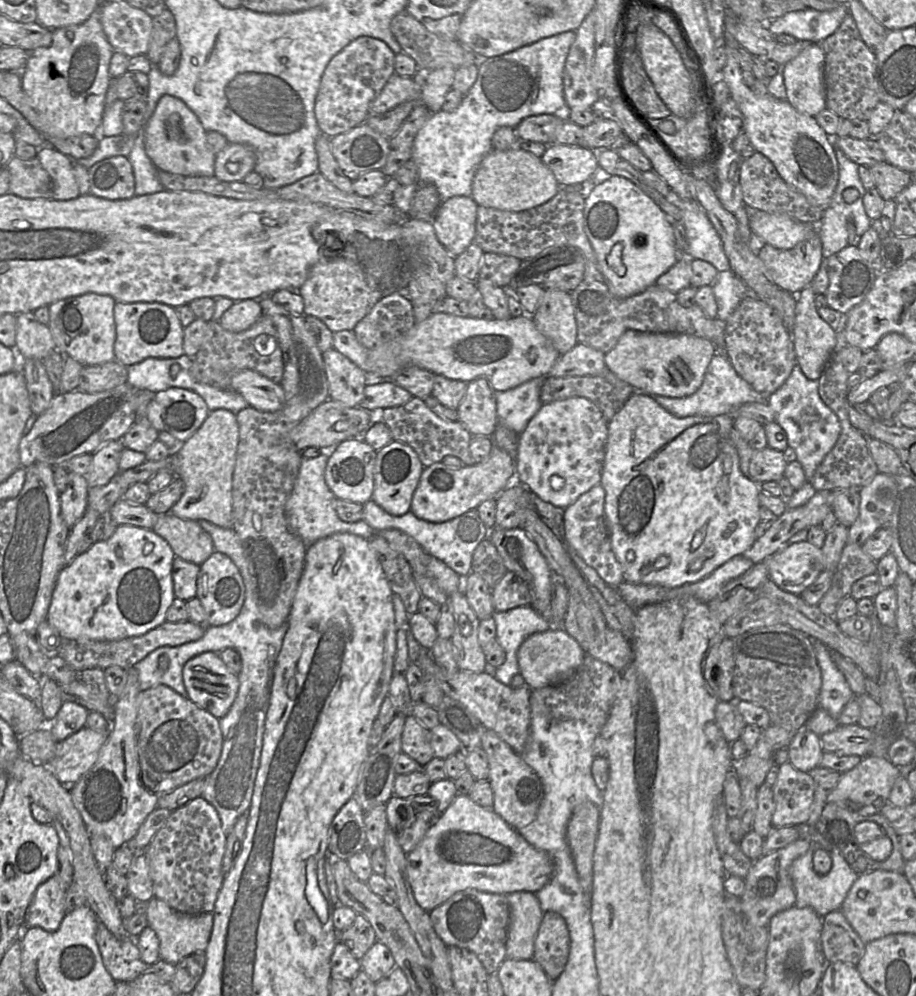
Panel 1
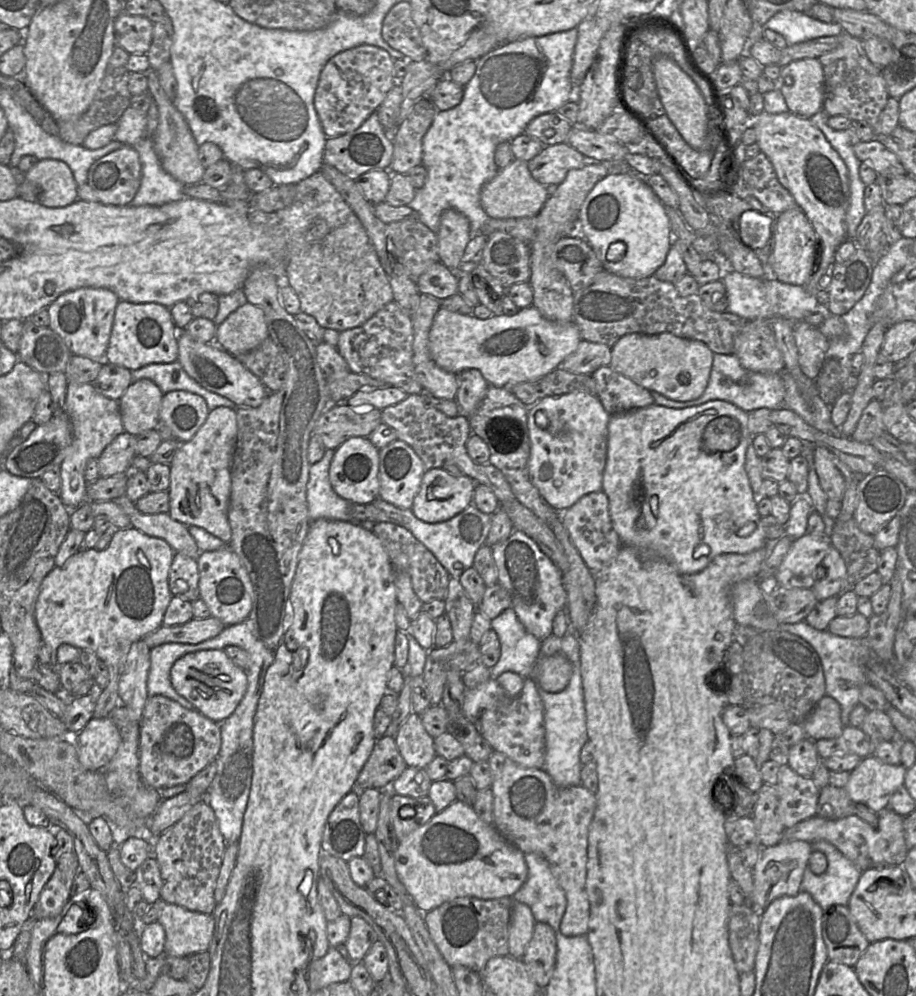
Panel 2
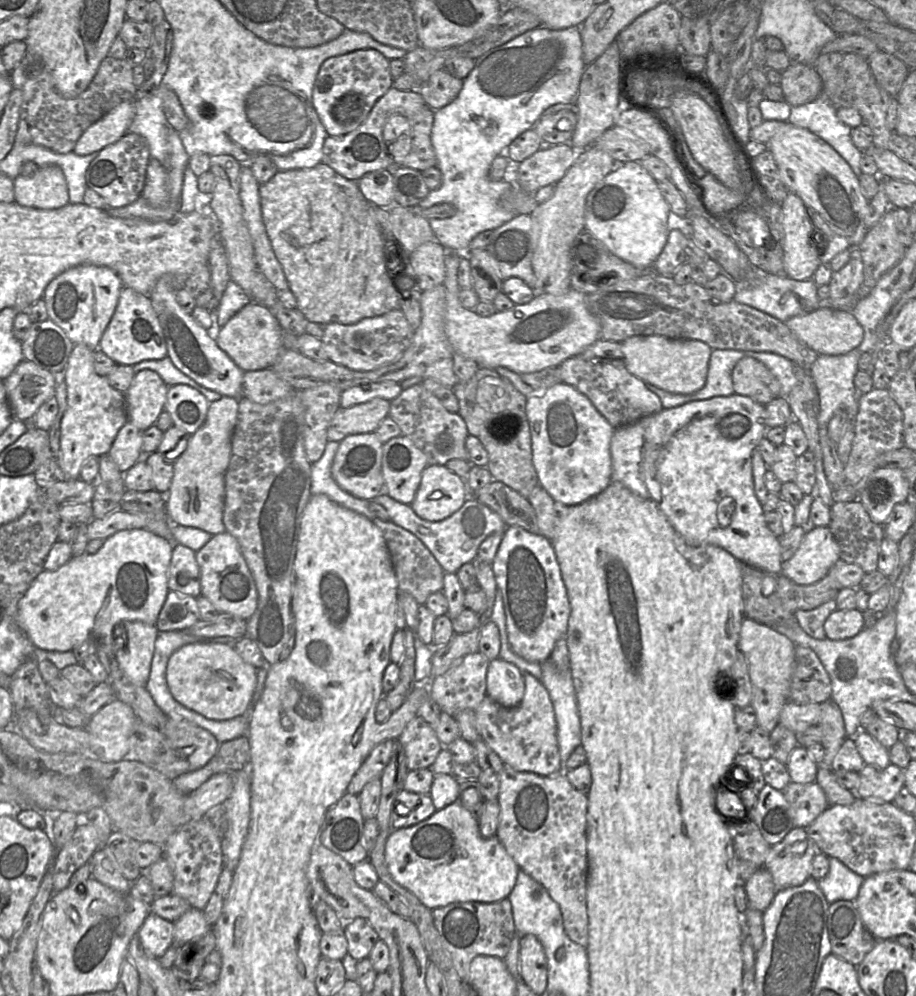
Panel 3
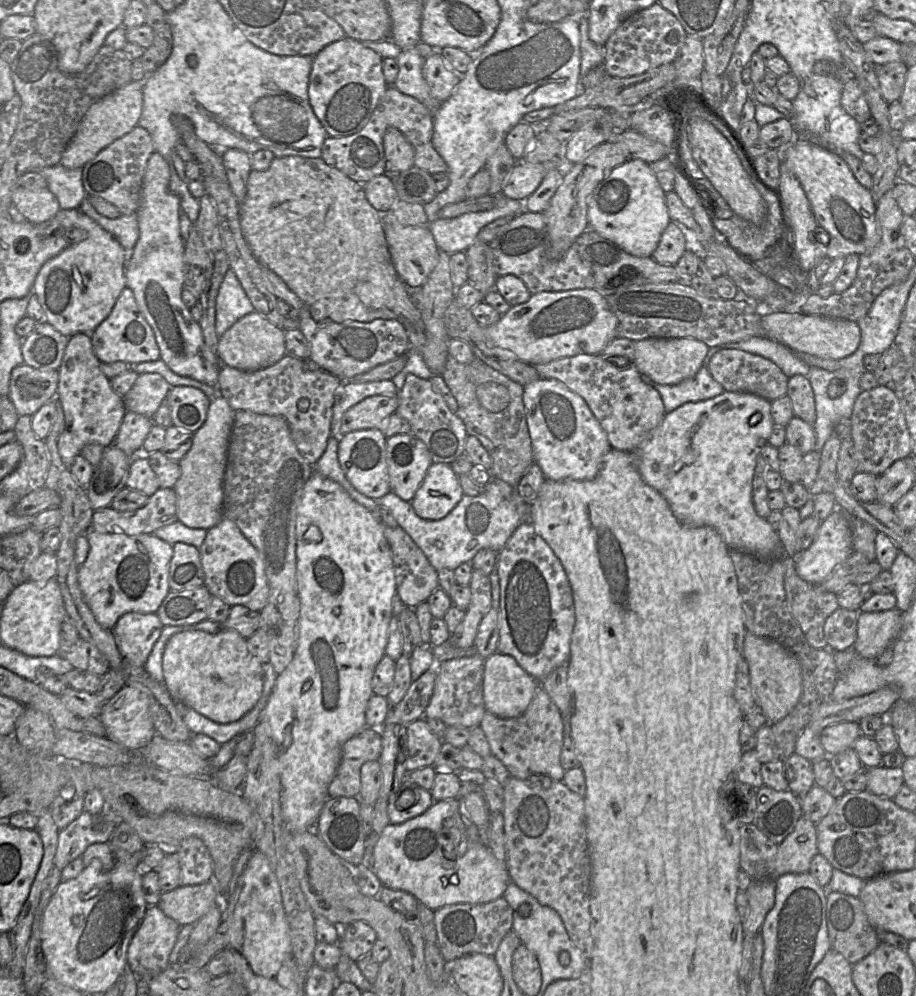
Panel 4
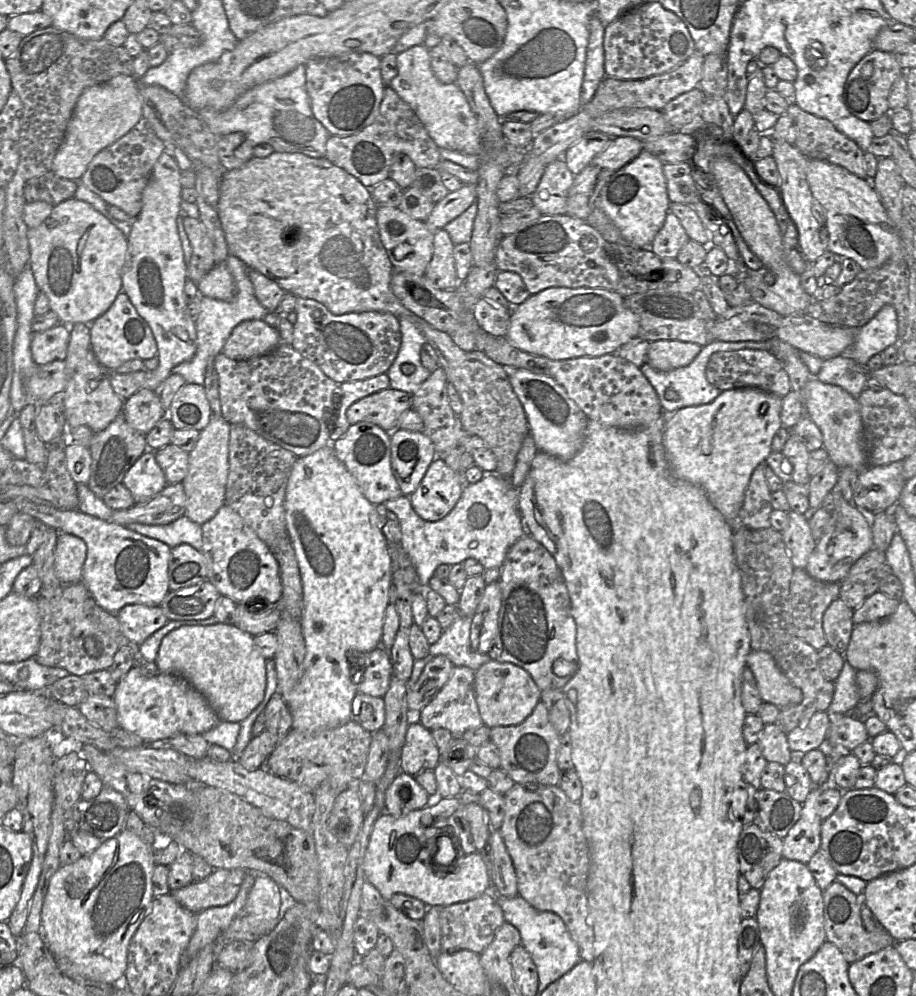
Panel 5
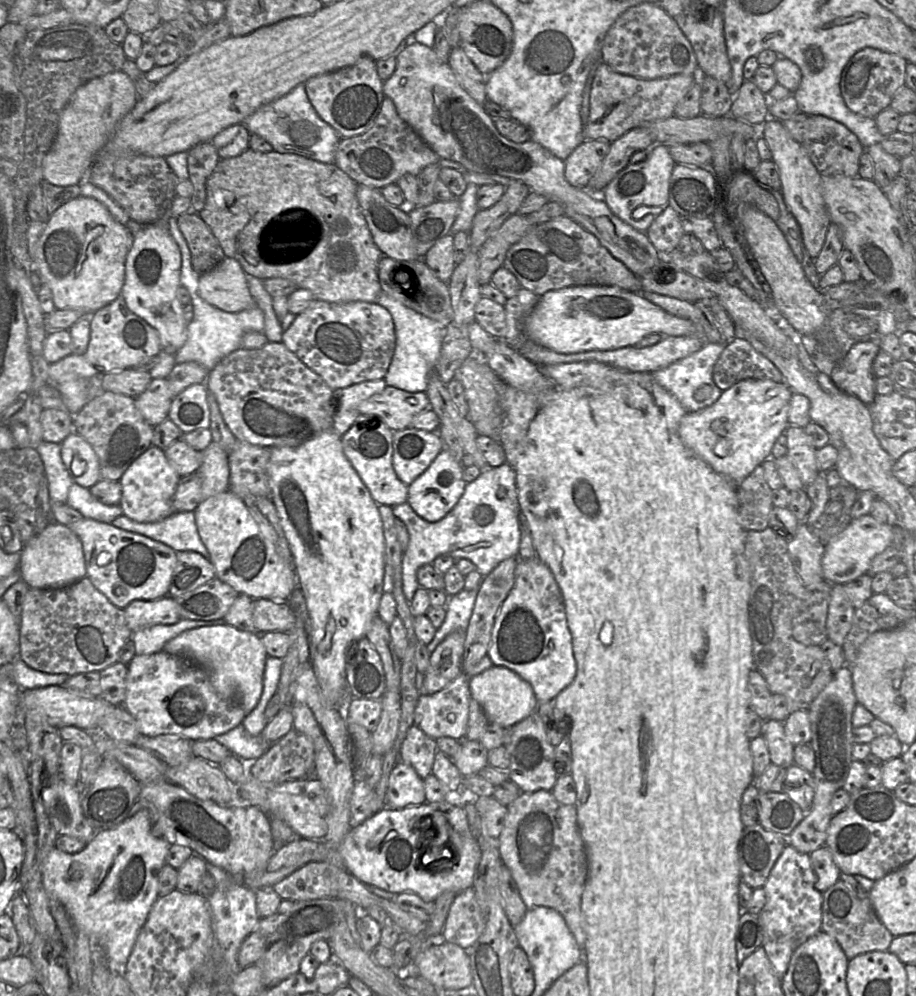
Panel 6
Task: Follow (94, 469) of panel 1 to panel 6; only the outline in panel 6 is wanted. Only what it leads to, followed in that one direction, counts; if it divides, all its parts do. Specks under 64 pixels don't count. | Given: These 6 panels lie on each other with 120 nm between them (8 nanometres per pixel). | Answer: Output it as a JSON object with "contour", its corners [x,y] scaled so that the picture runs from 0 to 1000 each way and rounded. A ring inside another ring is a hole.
{"contour":[[[168,380],[165,381],[160,390],[146,401],[156,421],[168,429],[183,420],[189,400],[182,382]]]}

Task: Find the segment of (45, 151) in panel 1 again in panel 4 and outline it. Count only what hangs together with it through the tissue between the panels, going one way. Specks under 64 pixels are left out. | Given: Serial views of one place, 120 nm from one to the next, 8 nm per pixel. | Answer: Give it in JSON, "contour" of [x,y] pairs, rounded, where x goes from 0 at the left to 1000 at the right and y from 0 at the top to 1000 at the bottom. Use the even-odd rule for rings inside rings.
{"contour":[[[20,187],[13,195],[13,204],[35,225],[52,222],[66,211],[61,197],[52,189],[31,191]]]}

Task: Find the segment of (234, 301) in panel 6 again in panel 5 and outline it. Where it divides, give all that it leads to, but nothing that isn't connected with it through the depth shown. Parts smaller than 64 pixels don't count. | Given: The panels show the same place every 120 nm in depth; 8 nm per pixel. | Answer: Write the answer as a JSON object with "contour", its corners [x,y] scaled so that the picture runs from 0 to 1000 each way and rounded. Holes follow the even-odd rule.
{"contour":[[[237,264],[216,284],[218,297],[251,303],[259,297],[259,286],[246,264]]]}

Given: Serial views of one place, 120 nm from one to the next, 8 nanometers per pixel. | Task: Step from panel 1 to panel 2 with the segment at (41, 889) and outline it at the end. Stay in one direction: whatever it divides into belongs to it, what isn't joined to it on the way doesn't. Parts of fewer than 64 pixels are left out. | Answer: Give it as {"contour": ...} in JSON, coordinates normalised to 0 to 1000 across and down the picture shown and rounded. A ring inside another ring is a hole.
{"contour":[[[81,854],[61,862],[61,870],[44,896],[36,915],[35,923],[57,922],[66,918],[76,903],[80,883],[87,873]]]}

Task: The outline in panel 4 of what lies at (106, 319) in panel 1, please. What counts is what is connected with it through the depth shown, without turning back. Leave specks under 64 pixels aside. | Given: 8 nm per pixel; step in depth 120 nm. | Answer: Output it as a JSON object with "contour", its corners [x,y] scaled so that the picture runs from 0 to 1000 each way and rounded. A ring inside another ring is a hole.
{"contour":[[[66,210],[57,220],[41,225],[39,229],[45,237],[71,235],[80,244],[49,263],[37,282],[36,294],[48,311],[49,322],[73,338],[87,333],[100,334],[119,317],[138,287],[136,269],[140,253],[123,236],[87,210]]]}

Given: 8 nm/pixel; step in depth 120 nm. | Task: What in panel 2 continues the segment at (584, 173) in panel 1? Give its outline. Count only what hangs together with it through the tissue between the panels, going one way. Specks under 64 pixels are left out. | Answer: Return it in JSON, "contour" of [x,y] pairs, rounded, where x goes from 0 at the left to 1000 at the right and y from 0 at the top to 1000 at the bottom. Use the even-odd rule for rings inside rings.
{"contour":[[[619,143],[594,147],[592,152],[575,163],[581,178],[594,187],[610,186],[620,172],[635,169],[639,165],[654,163],[640,159]]]}

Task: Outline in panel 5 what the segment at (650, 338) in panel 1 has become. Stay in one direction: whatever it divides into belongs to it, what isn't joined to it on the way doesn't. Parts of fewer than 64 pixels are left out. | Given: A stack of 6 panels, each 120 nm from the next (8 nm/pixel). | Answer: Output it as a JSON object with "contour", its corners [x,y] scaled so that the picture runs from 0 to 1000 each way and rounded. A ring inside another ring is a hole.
{"contour":[[[740,341],[710,343],[706,363],[715,370],[730,372],[752,366],[765,352],[766,347]]]}

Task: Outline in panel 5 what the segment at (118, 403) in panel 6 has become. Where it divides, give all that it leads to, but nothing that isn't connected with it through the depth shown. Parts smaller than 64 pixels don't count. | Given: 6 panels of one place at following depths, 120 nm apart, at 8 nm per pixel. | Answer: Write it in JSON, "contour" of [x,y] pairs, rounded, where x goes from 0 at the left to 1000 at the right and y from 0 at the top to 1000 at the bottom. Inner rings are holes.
{"contour":[[[132,415],[114,432],[104,434],[100,439],[97,448],[99,475],[94,487],[105,498],[111,500],[119,492],[133,485],[138,474],[160,451],[159,436],[145,431]]]}

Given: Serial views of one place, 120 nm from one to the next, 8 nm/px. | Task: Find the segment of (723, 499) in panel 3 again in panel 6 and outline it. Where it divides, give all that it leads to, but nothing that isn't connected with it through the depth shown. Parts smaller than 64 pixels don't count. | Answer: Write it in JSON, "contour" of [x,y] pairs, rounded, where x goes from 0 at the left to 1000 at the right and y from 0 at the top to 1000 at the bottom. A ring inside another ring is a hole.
{"contour":[[[829,381],[807,383],[789,393],[776,408],[762,413],[750,413],[741,425],[741,439],[753,453],[767,461],[778,472],[806,486],[826,468],[842,460],[846,443],[861,428],[860,411],[865,396],[866,393],[857,384]]]}

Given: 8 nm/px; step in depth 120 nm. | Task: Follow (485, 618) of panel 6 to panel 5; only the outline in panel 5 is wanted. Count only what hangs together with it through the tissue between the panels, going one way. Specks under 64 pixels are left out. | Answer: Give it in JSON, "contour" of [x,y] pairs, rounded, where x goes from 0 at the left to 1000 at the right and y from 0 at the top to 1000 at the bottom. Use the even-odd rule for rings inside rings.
{"contour":[[[545,583],[532,586],[527,599],[521,608],[513,631],[515,652],[524,657],[533,657],[543,636],[544,618],[548,606]]]}

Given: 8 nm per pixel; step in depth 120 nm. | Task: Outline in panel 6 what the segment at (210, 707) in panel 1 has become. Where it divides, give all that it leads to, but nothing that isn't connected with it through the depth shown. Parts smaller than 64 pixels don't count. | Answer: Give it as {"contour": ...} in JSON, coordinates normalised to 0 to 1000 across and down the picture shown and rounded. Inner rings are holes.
{"contour":[[[248,627],[221,629],[198,635],[184,643],[177,653],[224,672],[237,697],[261,706],[269,717],[281,708],[287,693],[287,676],[293,659],[283,637]]]}

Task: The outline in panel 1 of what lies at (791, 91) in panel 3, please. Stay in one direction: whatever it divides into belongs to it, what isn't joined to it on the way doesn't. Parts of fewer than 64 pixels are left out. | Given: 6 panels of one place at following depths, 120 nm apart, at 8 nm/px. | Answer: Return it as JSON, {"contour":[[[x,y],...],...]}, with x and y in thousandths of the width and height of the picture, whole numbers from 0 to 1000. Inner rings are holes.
{"contour":[[[888,43],[856,65],[855,76],[859,95],[858,100],[874,114],[890,117],[902,108],[900,58],[896,43]]]}

